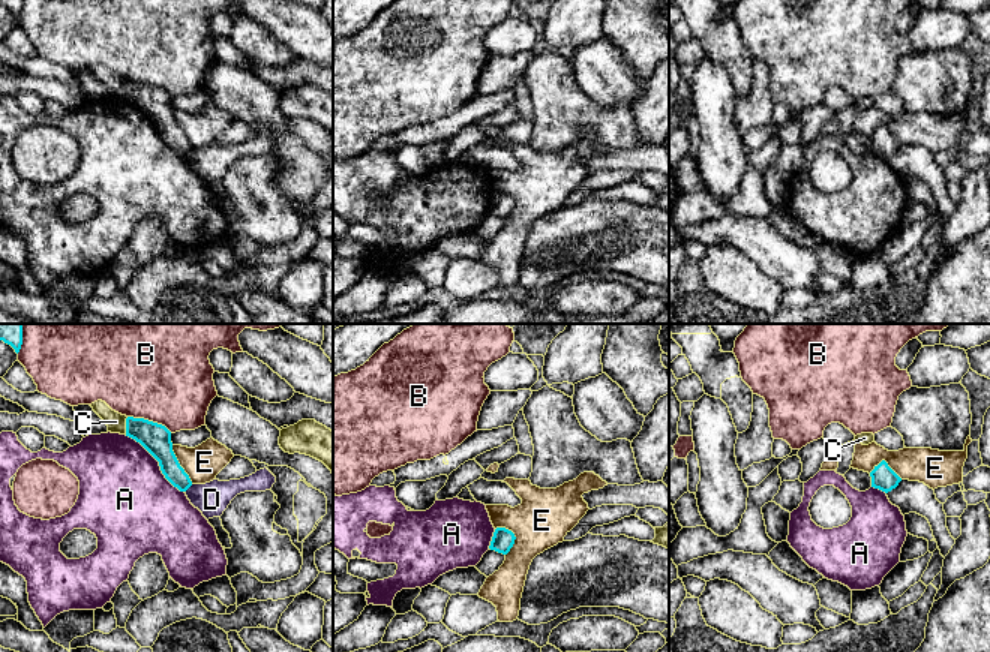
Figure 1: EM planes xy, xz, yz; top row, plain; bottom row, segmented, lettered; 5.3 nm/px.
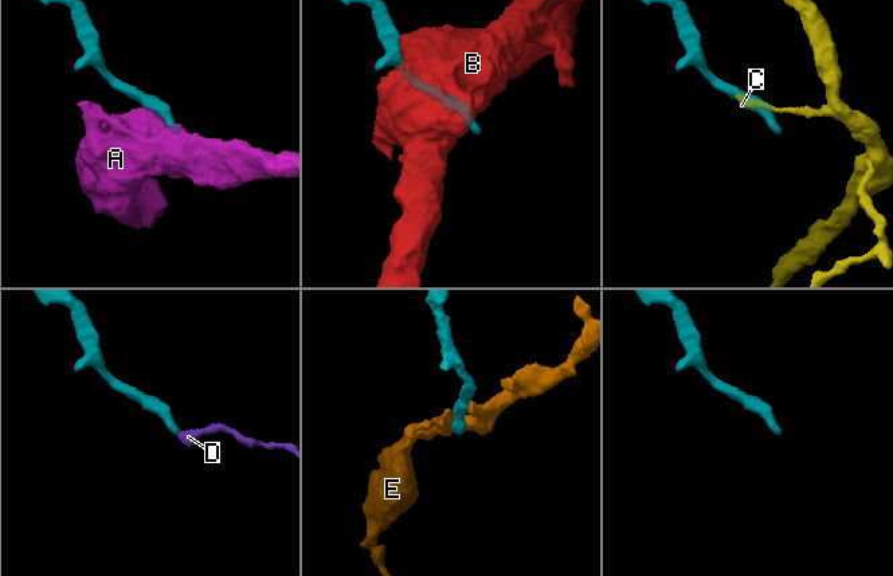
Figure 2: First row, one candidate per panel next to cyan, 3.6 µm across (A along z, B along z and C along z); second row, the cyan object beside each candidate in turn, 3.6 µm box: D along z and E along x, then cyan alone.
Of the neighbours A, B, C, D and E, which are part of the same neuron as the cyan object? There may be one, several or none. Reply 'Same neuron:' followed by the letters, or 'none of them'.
Same neuron: none of them

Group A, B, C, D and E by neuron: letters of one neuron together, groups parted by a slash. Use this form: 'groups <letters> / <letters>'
groups A / B / C / D / E

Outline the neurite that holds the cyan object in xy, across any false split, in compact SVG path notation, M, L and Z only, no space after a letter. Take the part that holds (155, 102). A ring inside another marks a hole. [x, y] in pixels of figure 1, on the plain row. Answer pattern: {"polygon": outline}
{"polygon": "M126 82L126 100L140 106L158 126L165 142L180 156L186 156L192 145L180 130L171 106L171 96L144 82Z"}

